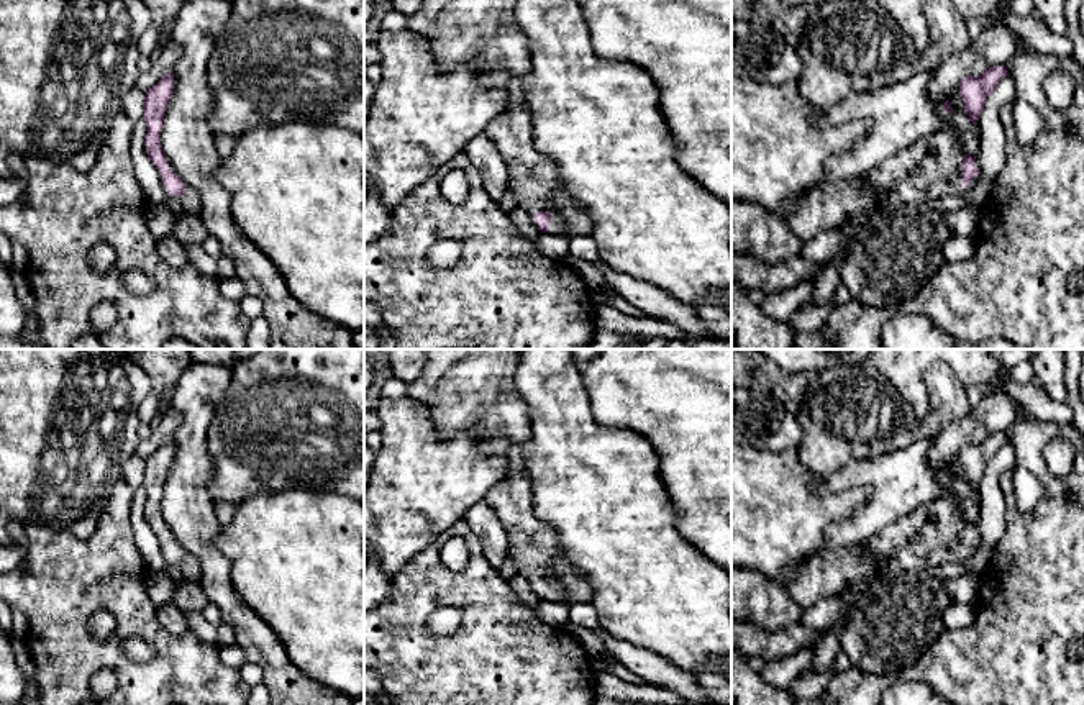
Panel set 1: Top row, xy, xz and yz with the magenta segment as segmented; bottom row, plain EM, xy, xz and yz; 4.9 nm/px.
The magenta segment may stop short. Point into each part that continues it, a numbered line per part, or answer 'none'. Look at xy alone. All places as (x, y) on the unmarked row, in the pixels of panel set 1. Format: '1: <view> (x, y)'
1: xy (191, 569)

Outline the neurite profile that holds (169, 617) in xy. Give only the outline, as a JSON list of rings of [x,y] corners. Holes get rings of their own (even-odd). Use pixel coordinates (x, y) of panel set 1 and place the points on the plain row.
[[[171,602],[159,607],[156,616],[159,623],[172,634],[189,631],[187,615],[177,610]]]

